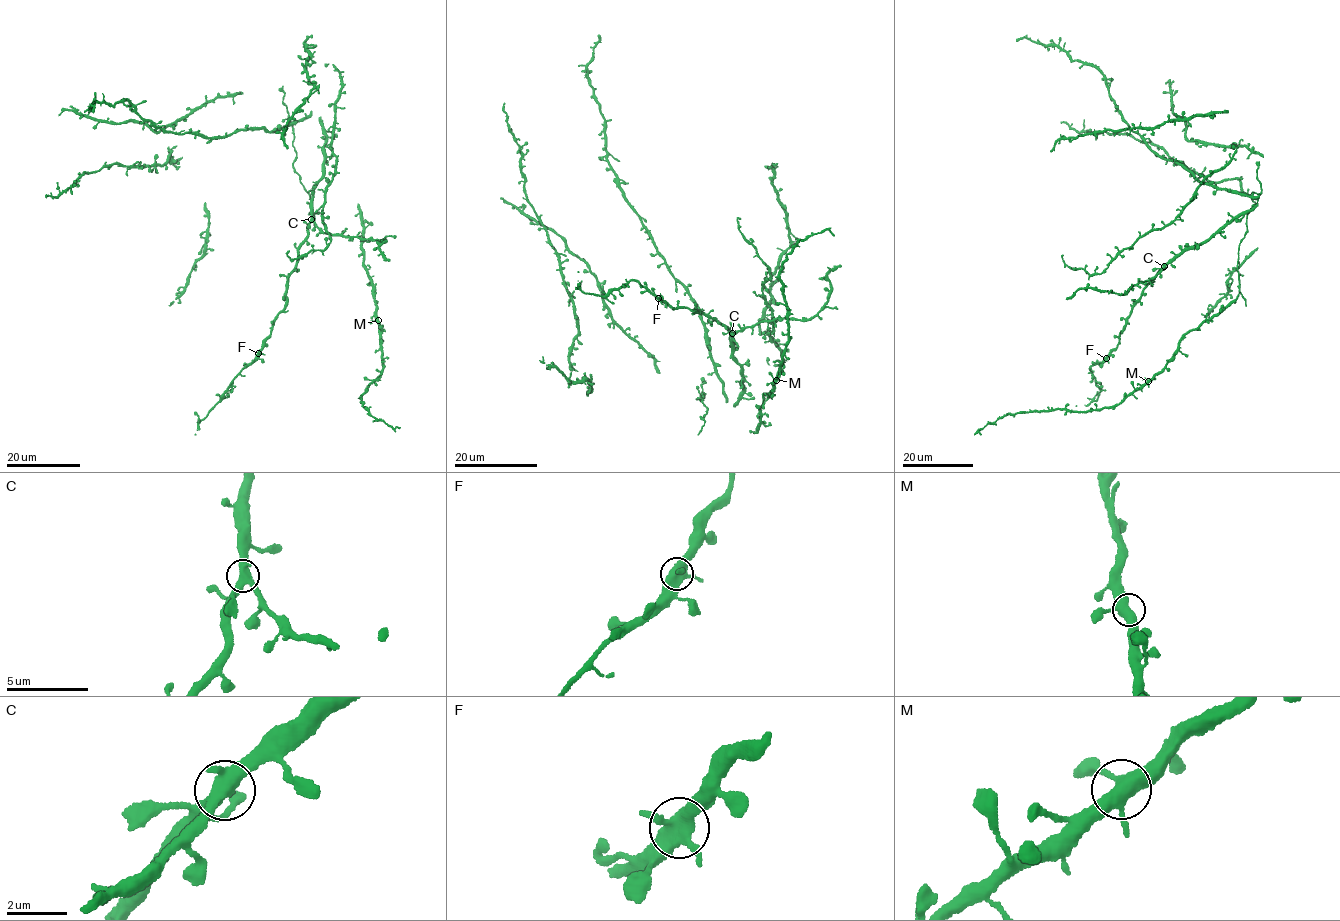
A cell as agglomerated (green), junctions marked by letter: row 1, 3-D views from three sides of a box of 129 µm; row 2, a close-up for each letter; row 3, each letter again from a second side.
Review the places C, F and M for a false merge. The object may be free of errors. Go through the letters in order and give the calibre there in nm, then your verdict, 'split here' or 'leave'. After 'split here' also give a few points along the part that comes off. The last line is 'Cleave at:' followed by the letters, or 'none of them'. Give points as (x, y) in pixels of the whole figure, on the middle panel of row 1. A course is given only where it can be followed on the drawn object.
C: 440 nm | leave
F: 440 nm | leave
M: 440 nm | leave
Cleave at: none of them

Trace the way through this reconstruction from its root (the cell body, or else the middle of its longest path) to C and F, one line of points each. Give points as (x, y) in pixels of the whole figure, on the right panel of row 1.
C: (1234, 220), (1203, 242), (1191, 248), (1185, 248), (1164, 266)
F: (1234, 220), (1203, 242), (1185, 248), (1158, 272), (1132, 308), (1117, 347), (1106, 358)

